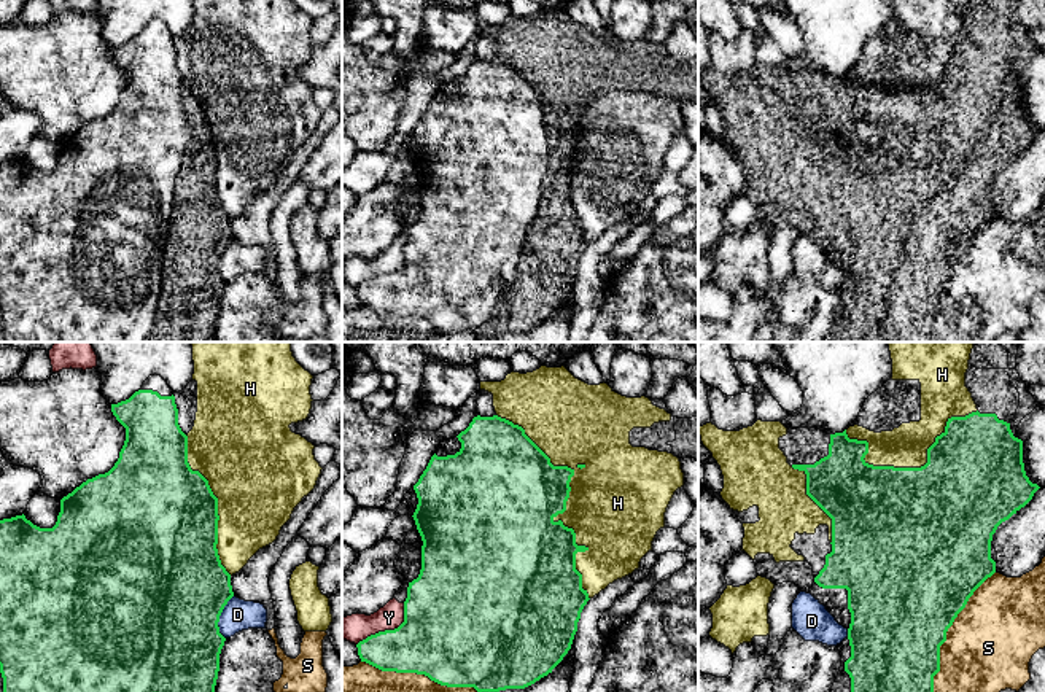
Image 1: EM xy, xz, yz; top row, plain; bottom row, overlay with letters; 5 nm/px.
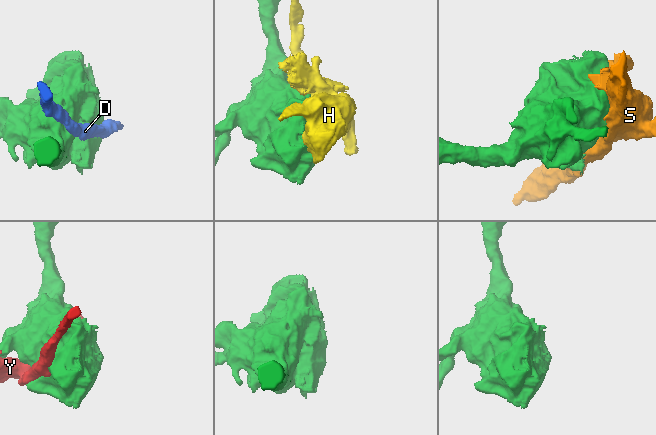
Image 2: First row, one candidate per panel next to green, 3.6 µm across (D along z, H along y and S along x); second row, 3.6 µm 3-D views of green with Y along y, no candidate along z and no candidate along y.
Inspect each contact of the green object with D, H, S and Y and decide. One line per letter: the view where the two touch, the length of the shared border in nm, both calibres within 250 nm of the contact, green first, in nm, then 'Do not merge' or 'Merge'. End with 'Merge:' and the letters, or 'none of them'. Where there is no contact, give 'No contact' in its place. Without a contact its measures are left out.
D: Touches green in xy. Shared border 220 nm. Thickness 500 nm (green) against 160 nm. Do not merge
H: Touches green in xz. Shared border 1050 nm. Thickness 440 nm (green) against 480 nm. Do not merge
S: Touches green in yz. Shared border 700 nm. Thickness 500 nm (green) against 440 nm. Do not merge
Y: Touches green in xz. Shared border 320 nm. Thickness 380 nm (green) against 140 nm. Do not merge
Merge: none of them

